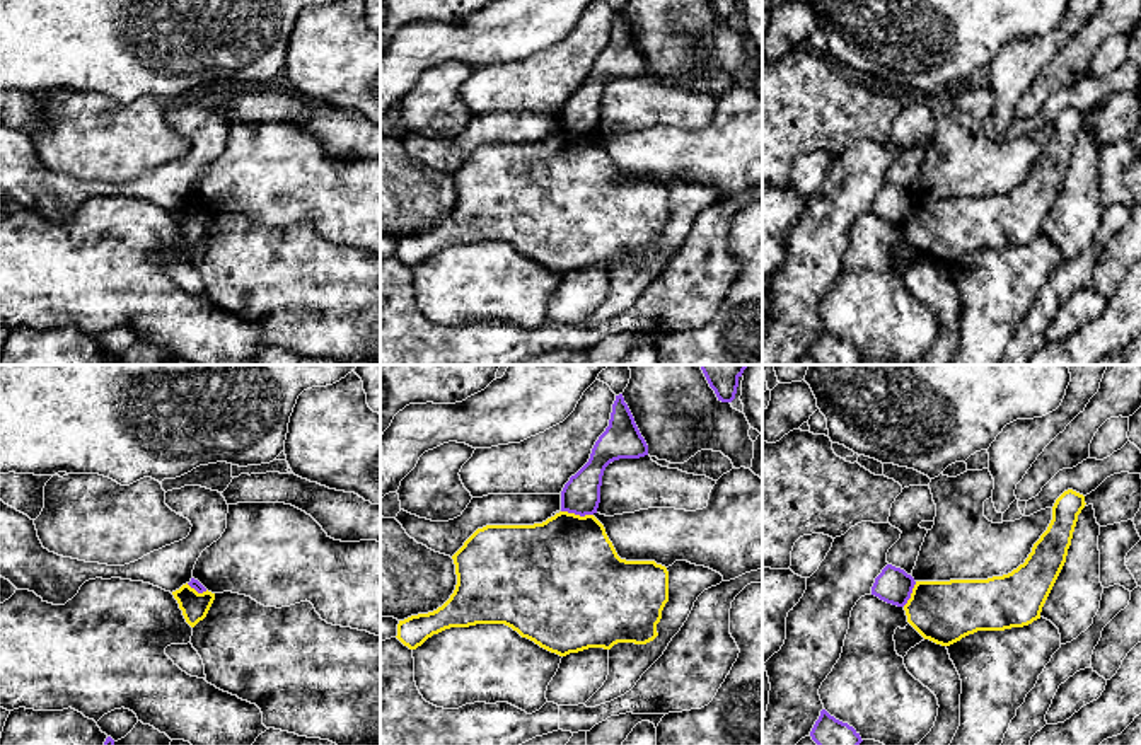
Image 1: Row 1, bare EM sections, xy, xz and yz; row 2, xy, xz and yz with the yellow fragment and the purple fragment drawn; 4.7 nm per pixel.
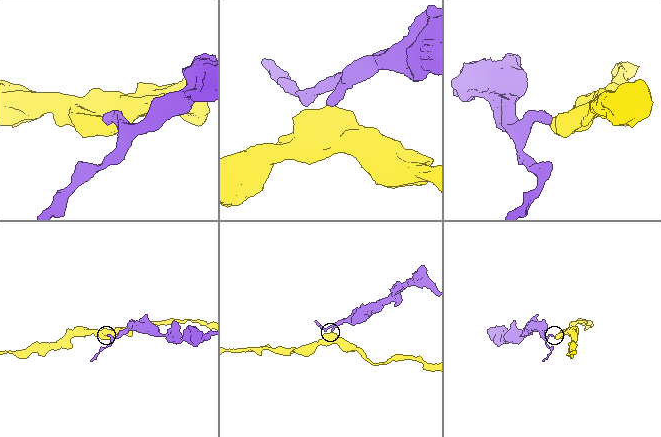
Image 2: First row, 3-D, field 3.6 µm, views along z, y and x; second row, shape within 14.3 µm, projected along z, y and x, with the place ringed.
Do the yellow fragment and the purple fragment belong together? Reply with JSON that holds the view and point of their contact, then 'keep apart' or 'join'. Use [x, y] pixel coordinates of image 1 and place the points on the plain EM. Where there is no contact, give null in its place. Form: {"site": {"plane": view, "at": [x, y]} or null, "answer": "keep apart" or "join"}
{"site": {"plane": "xz", "at": [577, 133]}, "answer": "keep apart"}

